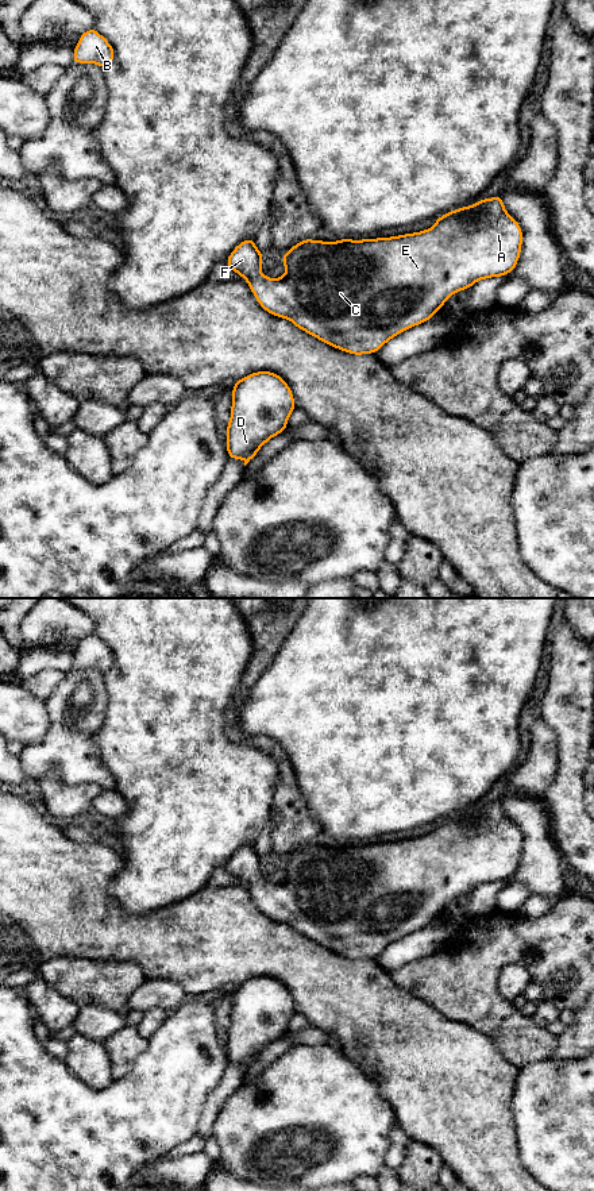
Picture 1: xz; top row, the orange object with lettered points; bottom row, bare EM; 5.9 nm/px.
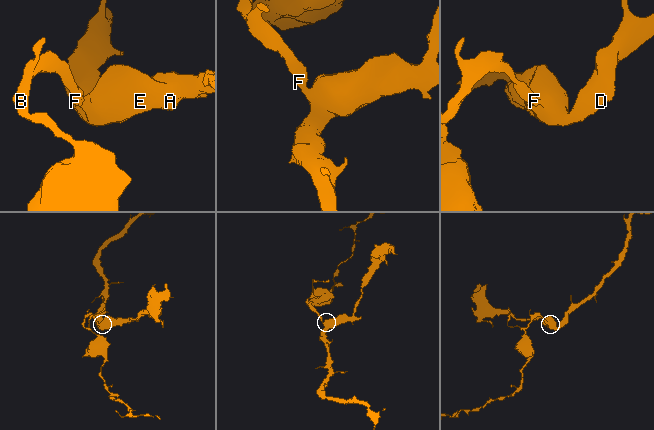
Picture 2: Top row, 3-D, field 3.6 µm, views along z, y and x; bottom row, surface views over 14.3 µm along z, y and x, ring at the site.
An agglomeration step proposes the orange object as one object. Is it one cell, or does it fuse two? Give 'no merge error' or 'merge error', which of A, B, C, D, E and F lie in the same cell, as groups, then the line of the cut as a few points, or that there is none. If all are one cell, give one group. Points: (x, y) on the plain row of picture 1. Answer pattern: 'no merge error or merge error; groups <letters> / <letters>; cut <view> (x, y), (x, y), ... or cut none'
no merge error; groups A B C D E F; cut none

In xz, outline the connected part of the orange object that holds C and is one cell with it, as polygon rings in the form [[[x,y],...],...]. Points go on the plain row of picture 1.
[[[494,801],[491,803],[481,803],[474,810],[467,810],[451,817],[444,818],[443,821],[436,824],[433,832],[413,837],[413,839],[404,839],[398,841],[390,843],[377,843],[377,844],[362,844],[362,845],[352,845],[343,843],[338,847],[324,847],[324,845],[312,845],[304,844],[294,849],[286,859],[281,862],[282,868],[285,870],[286,878],[284,882],[279,883],[269,883],[261,878],[262,874],[262,864],[263,859],[256,853],[255,844],[247,844],[239,848],[234,856],[227,863],[227,871],[242,880],[243,884],[247,886],[252,899],[255,901],[258,909],[273,921],[288,924],[290,925],[297,933],[302,934],[304,937],[315,941],[316,944],[338,953],[346,956],[352,960],[363,960],[363,959],[375,959],[383,949],[386,949],[392,943],[400,940],[401,937],[423,929],[443,913],[446,905],[452,899],[471,893],[479,884],[486,884],[491,882],[504,882],[512,878],[516,874],[521,859],[522,851],[522,835],[520,829],[513,824],[504,812],[502,801]]]

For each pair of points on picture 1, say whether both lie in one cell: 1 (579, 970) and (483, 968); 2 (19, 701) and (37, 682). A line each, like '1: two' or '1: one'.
1: one
2: two

